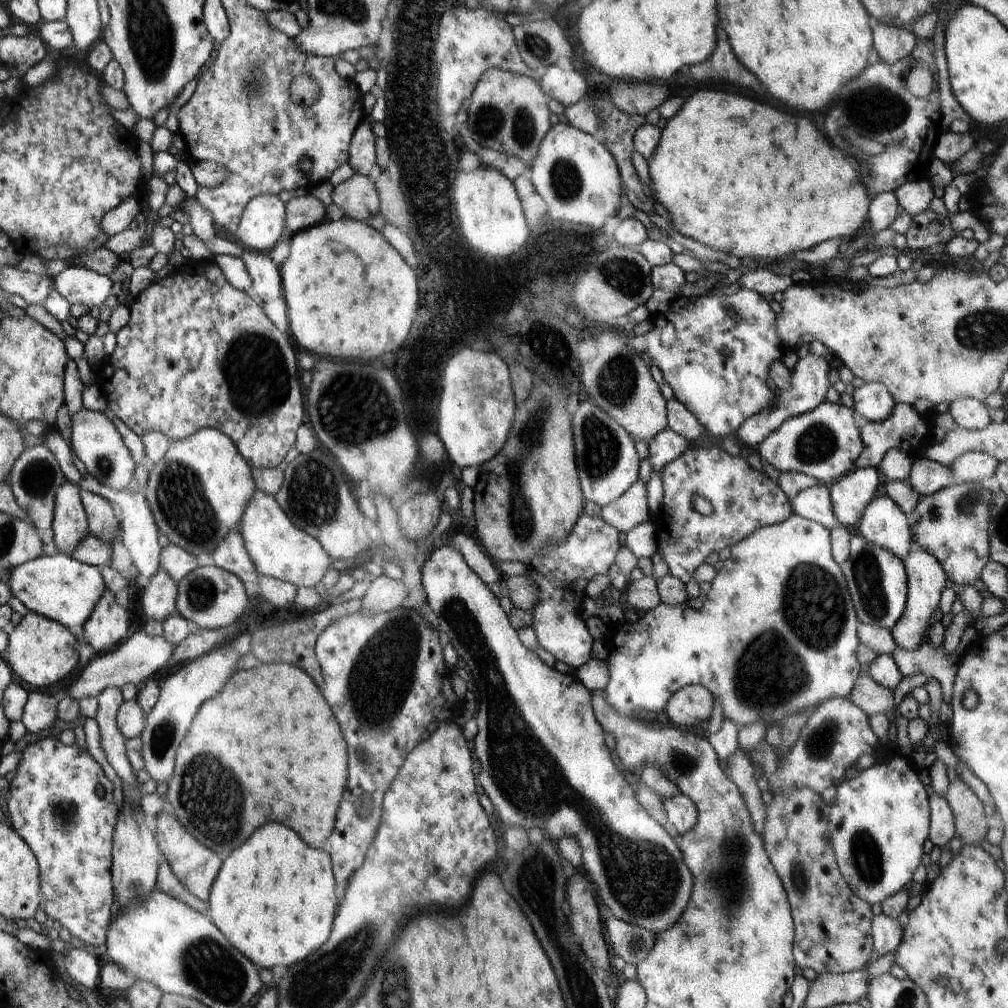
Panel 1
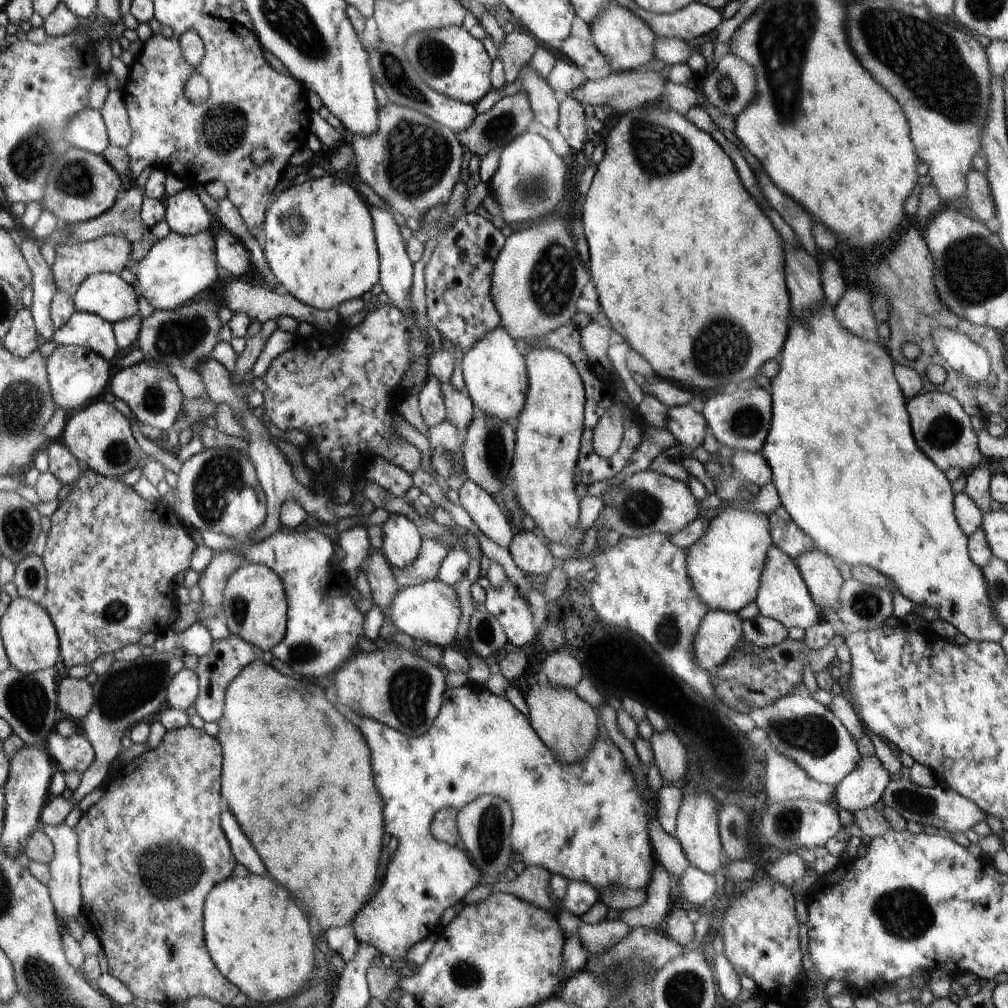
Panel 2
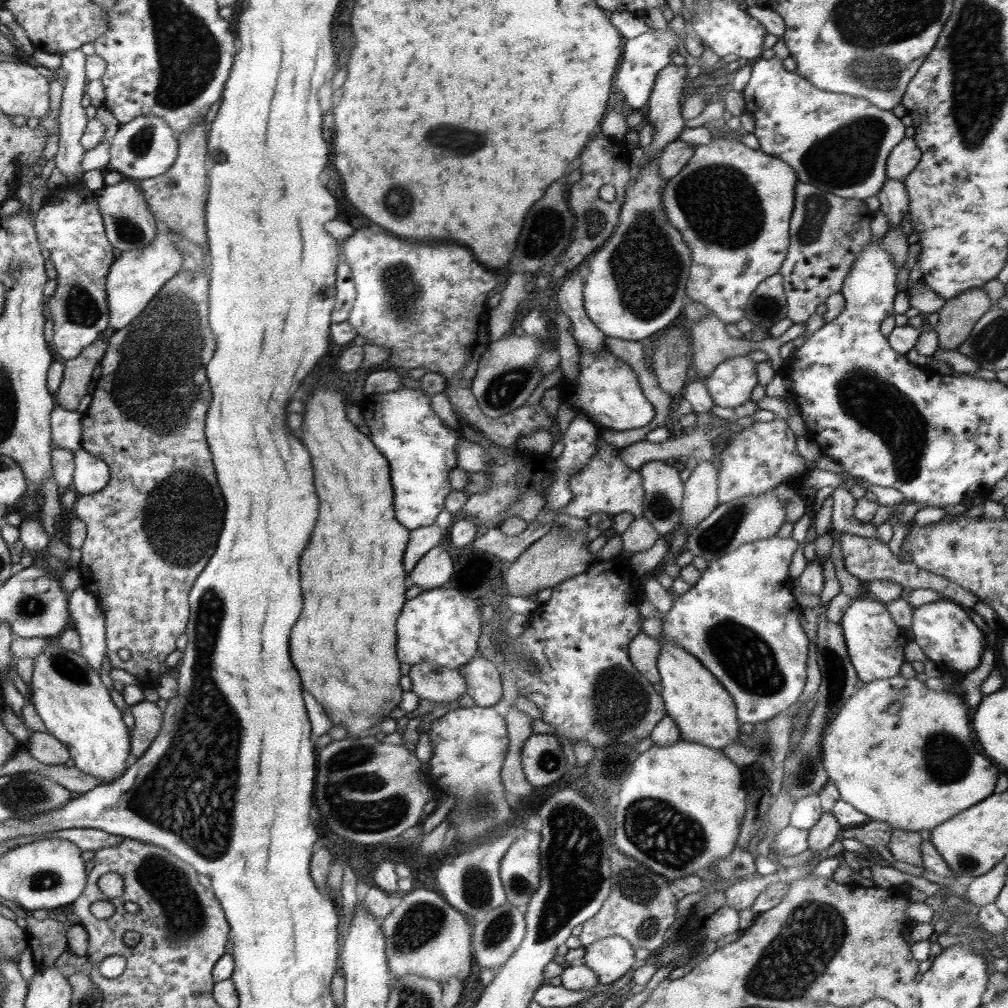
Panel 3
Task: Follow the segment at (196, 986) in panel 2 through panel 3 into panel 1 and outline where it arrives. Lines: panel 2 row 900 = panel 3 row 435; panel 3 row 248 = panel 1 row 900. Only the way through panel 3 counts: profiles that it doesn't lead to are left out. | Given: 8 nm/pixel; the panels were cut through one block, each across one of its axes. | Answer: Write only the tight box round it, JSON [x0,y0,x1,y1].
[152,808,223,904]

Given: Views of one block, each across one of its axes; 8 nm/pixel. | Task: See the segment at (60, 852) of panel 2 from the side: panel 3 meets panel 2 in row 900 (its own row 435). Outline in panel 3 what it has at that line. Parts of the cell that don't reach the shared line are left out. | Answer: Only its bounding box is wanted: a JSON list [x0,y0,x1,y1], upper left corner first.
[51,405,83,452]

